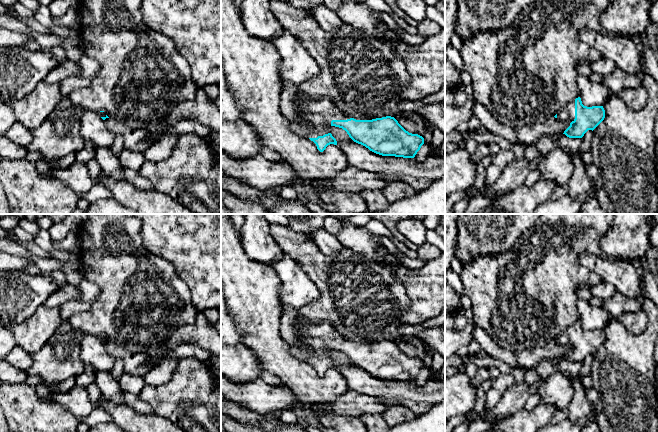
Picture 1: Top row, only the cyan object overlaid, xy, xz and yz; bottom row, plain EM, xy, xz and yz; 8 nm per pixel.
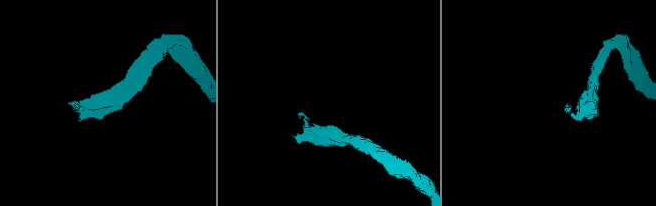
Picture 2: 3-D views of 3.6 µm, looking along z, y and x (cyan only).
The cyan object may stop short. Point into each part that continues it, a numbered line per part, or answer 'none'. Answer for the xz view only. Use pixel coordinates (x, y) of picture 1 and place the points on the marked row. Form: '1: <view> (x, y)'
1: xz (295, 106)

